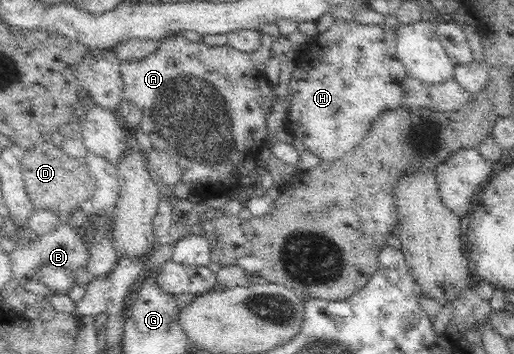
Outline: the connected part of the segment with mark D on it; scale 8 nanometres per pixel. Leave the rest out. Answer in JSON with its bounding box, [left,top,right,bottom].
[19,141,97,217]

